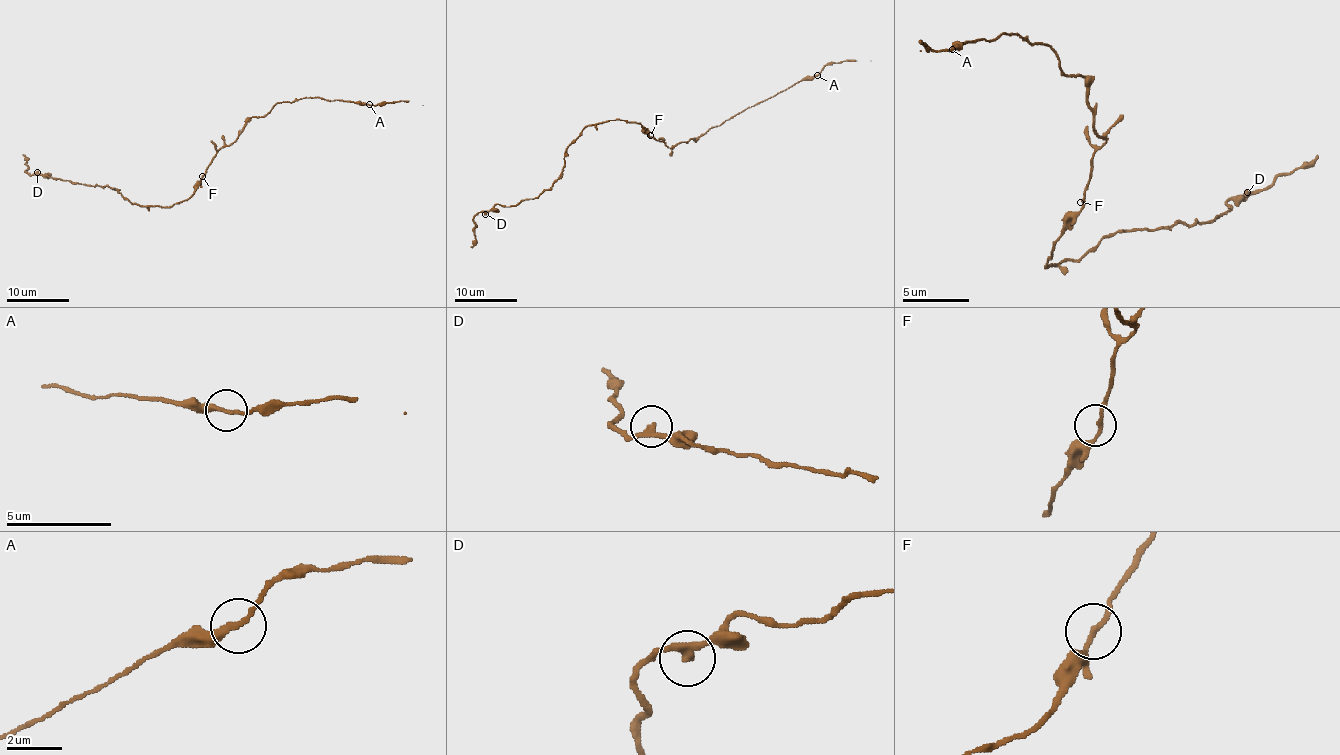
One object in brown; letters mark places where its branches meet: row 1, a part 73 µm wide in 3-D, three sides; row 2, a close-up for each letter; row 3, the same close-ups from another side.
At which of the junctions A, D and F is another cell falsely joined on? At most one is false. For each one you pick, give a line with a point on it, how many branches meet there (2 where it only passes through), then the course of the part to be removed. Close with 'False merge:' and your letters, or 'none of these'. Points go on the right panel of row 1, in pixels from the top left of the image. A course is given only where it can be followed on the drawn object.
False merge: none of these

